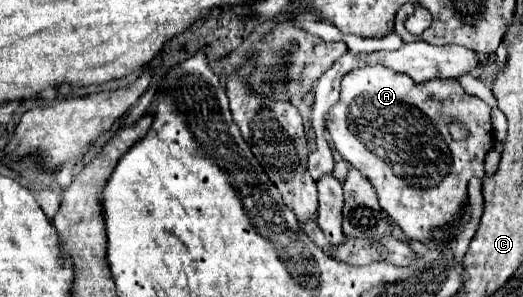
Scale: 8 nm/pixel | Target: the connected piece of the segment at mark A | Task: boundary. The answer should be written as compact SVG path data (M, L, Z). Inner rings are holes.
M364 66L344 76L340 102L328 112L326 120L328 132L340 156L372 182L378 192L380 206L402 228L406 238L426 246L442 246L434 232L452 226L456 218L462 218L460 210L468 202L468 180L472 176L484 178L484 158L494 146L490 106L480 98L466 94L458 80L430 80L418 84L410 80L410 76L398 74L386 66ZM450 120L460 120L468 126L468 140L452 140L448 132Z

